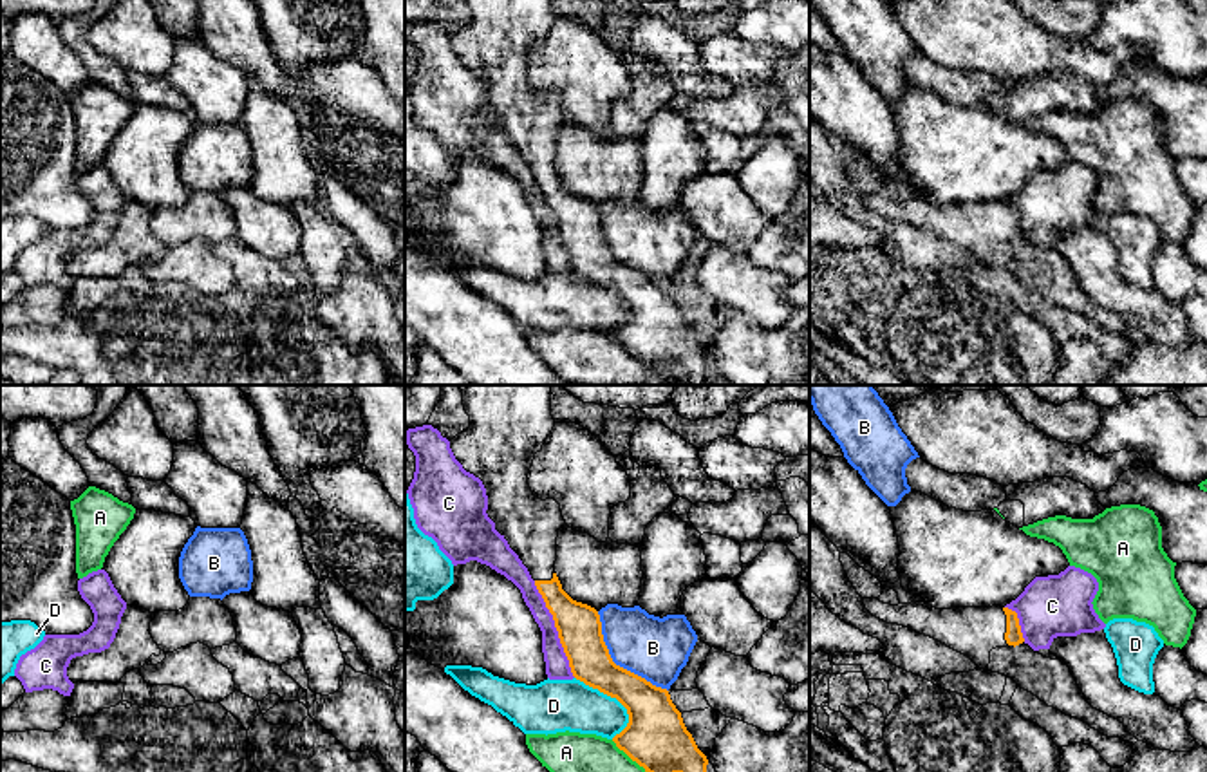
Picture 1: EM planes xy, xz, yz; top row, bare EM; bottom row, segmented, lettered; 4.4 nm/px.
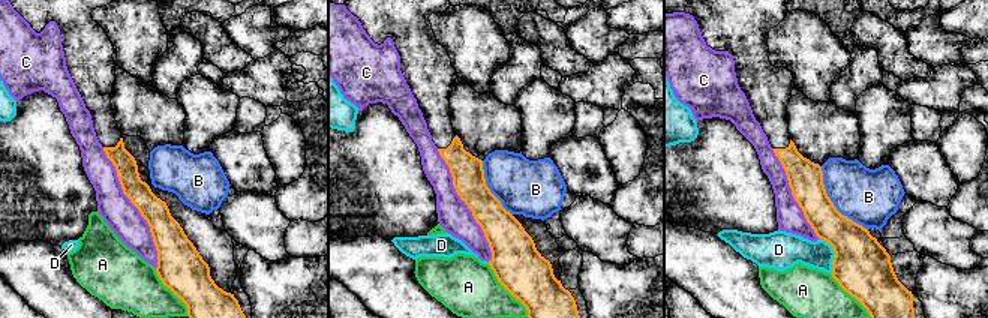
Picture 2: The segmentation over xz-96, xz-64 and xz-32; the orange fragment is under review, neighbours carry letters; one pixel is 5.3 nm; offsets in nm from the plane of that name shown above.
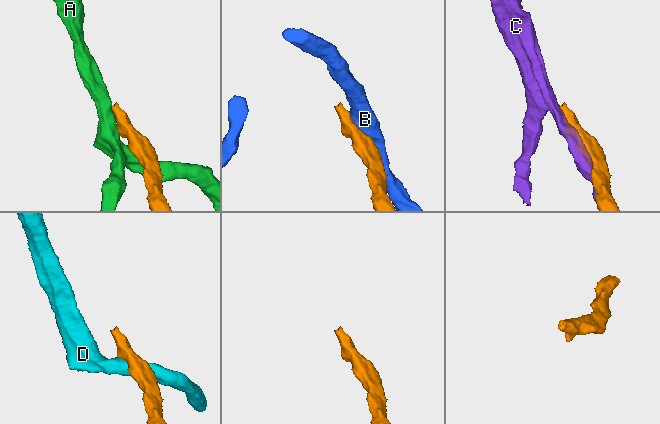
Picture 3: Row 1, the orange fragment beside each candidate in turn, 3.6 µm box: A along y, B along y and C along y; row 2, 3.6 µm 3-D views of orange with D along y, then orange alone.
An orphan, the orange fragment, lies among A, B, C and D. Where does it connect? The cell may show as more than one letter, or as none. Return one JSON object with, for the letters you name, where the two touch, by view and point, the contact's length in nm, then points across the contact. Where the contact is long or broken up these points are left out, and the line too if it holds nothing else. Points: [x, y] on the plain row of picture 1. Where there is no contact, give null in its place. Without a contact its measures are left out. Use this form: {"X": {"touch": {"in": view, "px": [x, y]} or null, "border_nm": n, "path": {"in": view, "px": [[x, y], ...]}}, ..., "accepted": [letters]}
{"accepted": []}

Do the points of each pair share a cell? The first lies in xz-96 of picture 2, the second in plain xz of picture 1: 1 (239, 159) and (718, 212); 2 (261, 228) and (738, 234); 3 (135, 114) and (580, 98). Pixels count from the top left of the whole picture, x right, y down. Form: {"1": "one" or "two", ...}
{"1": "one", "2": "two", "3": "two"}

